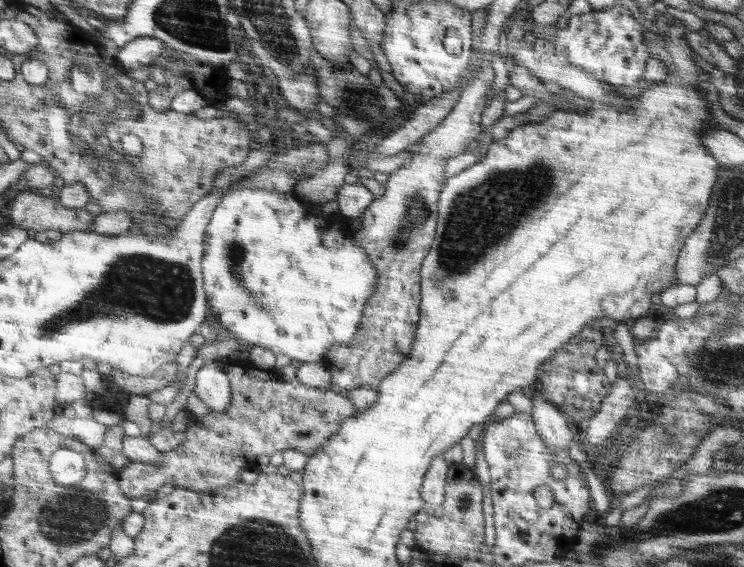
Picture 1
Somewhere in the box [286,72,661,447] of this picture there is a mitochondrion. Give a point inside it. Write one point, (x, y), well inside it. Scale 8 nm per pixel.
(478, 221)

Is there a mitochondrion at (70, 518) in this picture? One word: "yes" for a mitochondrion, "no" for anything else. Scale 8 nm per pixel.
yes

